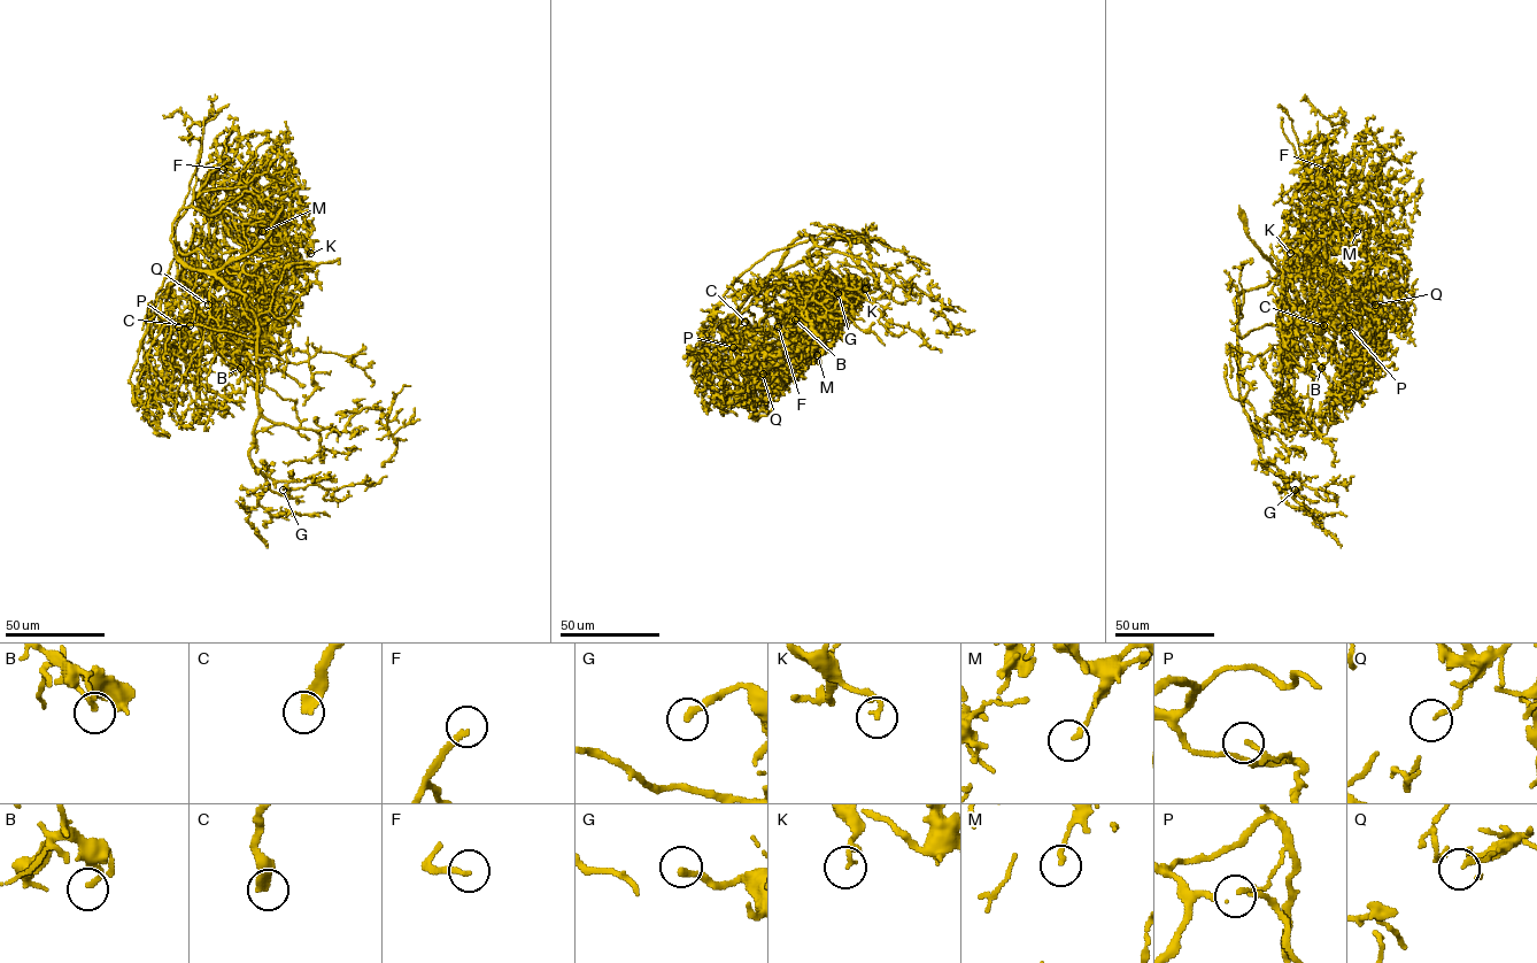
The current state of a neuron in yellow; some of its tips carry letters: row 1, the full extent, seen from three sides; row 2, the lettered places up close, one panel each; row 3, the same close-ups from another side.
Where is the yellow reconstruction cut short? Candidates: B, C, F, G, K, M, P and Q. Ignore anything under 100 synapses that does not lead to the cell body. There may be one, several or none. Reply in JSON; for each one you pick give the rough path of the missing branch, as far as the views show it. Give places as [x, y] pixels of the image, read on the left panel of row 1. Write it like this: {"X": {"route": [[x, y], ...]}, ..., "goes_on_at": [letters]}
{"C": {"route": [[190, 325], [183, 343], [188, 357], [188, 370], [167, 403], [165, 421], [175, 433], [175, 428]]}, "F": {"route": [[223, 169], [232, 162], [233, 146], [245, 130], [255, 129], [261, 147], [269, 138]]}, "goes_on_at": ["C", "F"]}

